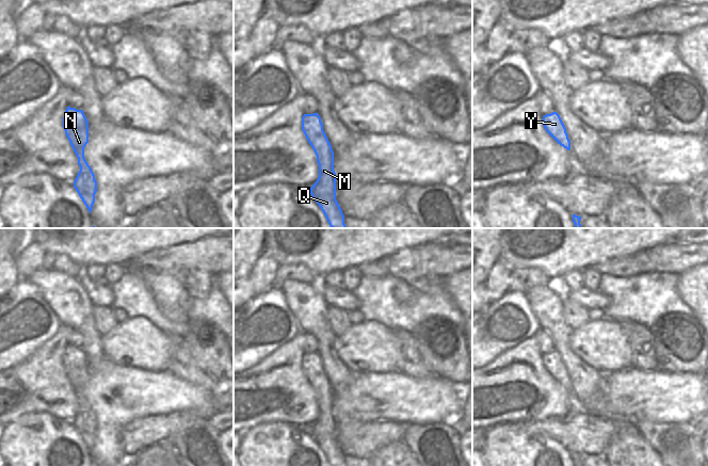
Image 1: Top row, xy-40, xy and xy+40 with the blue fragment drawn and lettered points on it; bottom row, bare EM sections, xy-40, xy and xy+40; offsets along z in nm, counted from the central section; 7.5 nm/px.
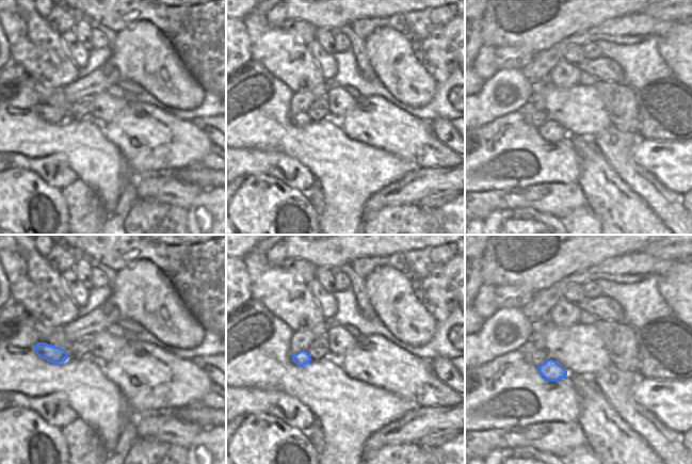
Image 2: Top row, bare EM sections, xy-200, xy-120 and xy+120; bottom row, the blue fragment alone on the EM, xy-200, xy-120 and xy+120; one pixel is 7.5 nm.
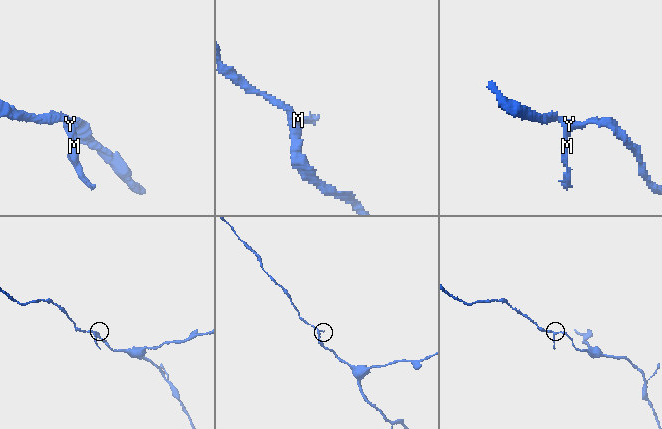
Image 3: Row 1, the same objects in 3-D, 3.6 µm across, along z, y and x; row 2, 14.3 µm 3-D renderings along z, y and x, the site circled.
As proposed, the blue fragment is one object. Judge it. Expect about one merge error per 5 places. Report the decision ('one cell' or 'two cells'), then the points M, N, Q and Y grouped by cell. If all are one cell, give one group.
one cell; groups M N Q Y

